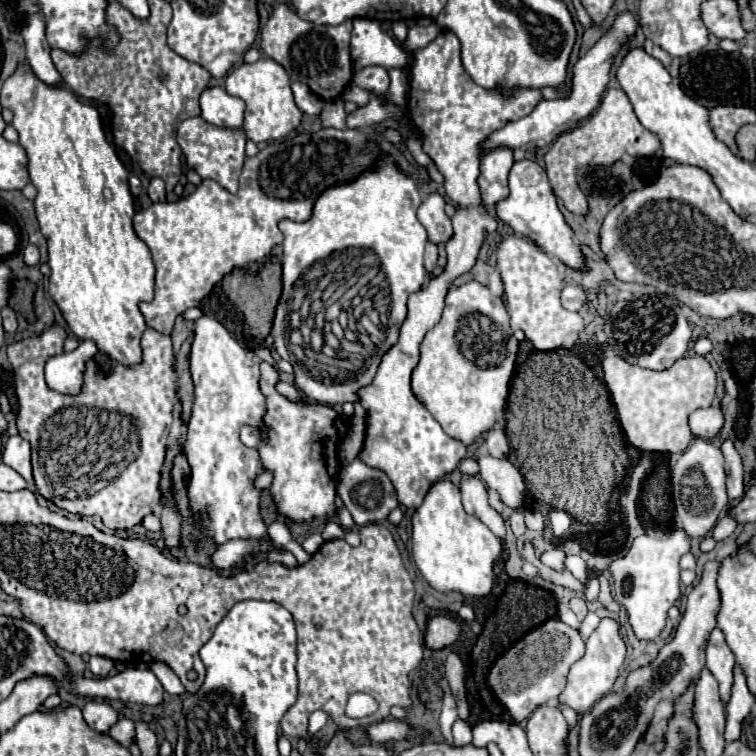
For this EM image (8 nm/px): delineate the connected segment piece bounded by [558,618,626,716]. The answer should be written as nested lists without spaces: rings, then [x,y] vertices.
[[[602,618],[600,626],[592,632],[592,636],[586,642],[586,654],[582,660],[578,660],[568,674],[568,684],[564,692],[558,696],[558,702],[564,706],[570,706],[578,716],[590,712],[590,708],[610,692],[614,686],[614,680],[620,674],[620,666],[624,664],[626,656],[626,644],[620,636],[620,628],[612,618]]]

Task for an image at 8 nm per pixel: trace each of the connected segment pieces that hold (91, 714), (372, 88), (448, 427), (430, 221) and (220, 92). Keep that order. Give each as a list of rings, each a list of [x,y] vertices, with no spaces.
[[[90,700],[86,706],[84,706],[84,720],[86,724],[96,730],[96,732],[102,732],[106,734],[116,722],[118,722],[118,712],[106,702],[106,700]]]
[[[368,66],[368,68],[362,68],[360,72],[354,74],[354,80],[352,80],[358,88],[364,88],[368,90],[370,94],[382,94],[386,92],[386,88],[390,86],[390,78],[388,78],[388,72],[384,68],[378,68],[378,66]]]
[[[472,280],[458,288],[450,288],[446,294],[446,308],[442,312],[442,320],[432,330],[428,330],[428,334],[420,344],[420,362],[412,372],[412,392],[440,422],[446,434],[470,446],[476,442],[476,438],[480,438],[484,432],[496,426],[500,414],[506,408],[516,350],[518,350],[518,342],[512,336],[506,306],[498,296],[494,296],[488,290],[488,286]]]
[[[430,194],[418,208],[418,220],[428,230],[428,240],[432,244],[442,244],[452,238],[452,222],[444,212],[444,198],[440,194]]]
[[[206,88],[200,96],[202,118],[218,128],[242,128],[244,100],[230,96],[224,88]]]

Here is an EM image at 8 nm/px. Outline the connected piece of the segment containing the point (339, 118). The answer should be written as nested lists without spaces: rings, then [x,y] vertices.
[[[340,100],[326,102],[320,118],[322,118],[322,126],[332,126],[332,128],[344,128],[346,126],[346,112],[344,112],[344,106]]]

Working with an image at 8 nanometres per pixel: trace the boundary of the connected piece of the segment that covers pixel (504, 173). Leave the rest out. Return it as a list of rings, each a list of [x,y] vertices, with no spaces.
[[[494,148],[480,160],[478,188],[484,208],[494,206],[508,196],[508,172],[512,164],[510,148]]]

